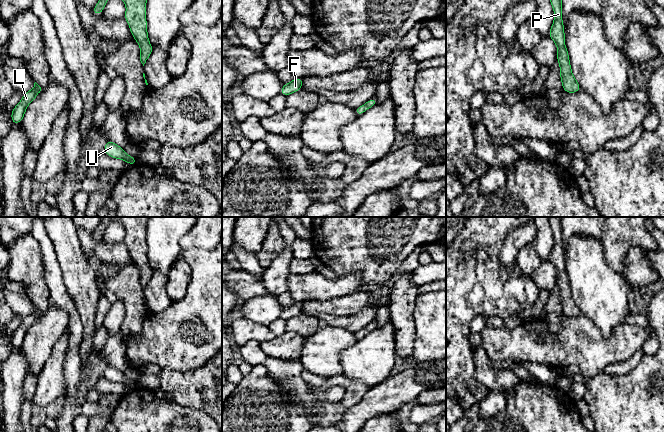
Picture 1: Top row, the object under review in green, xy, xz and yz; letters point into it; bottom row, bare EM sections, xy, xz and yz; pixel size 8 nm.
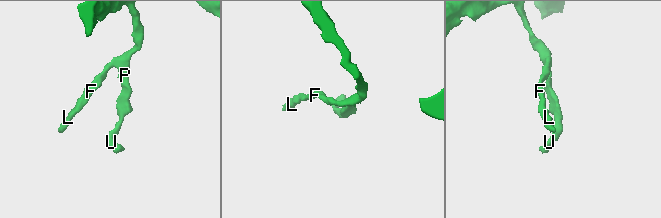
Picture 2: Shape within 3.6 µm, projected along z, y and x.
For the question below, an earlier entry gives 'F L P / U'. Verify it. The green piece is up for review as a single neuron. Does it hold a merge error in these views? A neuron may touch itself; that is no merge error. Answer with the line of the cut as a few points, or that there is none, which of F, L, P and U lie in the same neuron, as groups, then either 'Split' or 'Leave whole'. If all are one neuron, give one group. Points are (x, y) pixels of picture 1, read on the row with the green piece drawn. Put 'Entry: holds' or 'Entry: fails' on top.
Entry: fails
No split. Groups: F L P U. Leave whole

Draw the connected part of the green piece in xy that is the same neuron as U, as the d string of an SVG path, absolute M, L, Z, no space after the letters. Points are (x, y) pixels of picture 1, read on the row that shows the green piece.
M110 140L106 141L106 144L104 146L104 153L110 157L123 160L132 166L138 163L137 158L126 154L123 148Z

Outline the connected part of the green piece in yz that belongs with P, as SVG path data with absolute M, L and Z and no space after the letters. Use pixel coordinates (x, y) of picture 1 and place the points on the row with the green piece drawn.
M550 0L550 2L554 10L554 22L548 35L557 45L557 61L560 65L561 83L565 93L576 93L581 90L581 87L572 74L569 54L565 46L562 0Z

